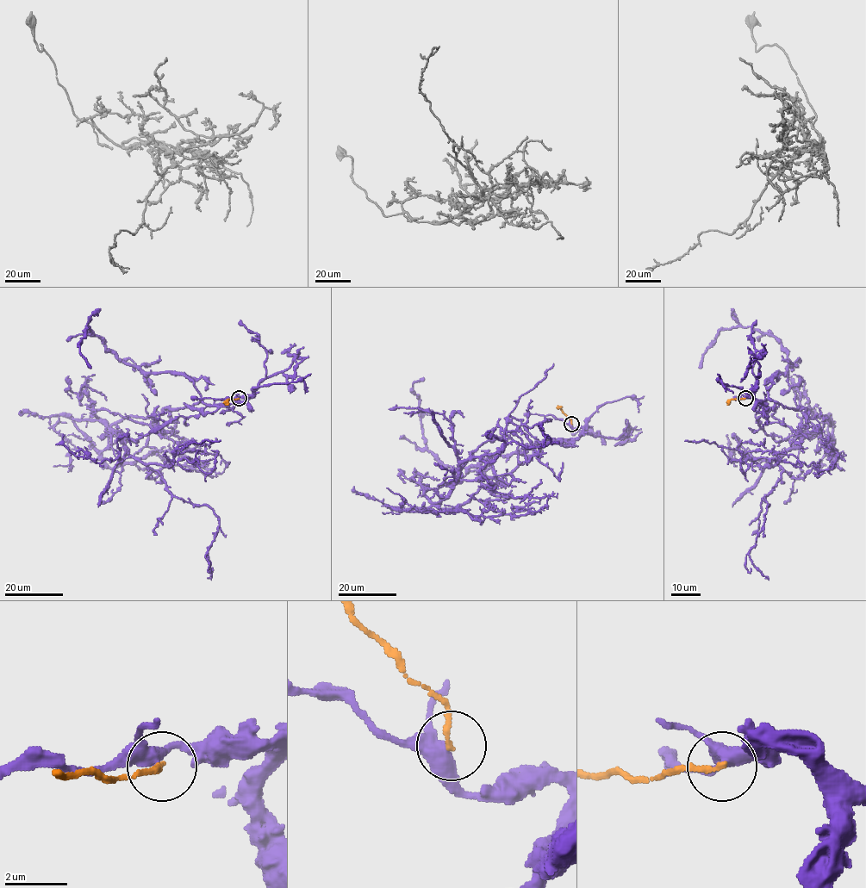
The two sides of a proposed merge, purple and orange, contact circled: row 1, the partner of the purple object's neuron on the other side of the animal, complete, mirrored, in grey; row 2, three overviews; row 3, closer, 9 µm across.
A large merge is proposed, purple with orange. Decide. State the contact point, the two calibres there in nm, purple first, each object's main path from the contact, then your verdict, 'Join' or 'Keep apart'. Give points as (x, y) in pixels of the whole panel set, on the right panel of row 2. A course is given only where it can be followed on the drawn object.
Place: (745, 398). Thickness 400 nm (purple) against 160 nm. Course of purple: (745, 398), (765, 406), (758, 425), (775, 441), (800, 440), (762, 499), (749, 556), (765, 578). Course of orange: (745, 398), (732, 399), (727, 405). Keep apart

